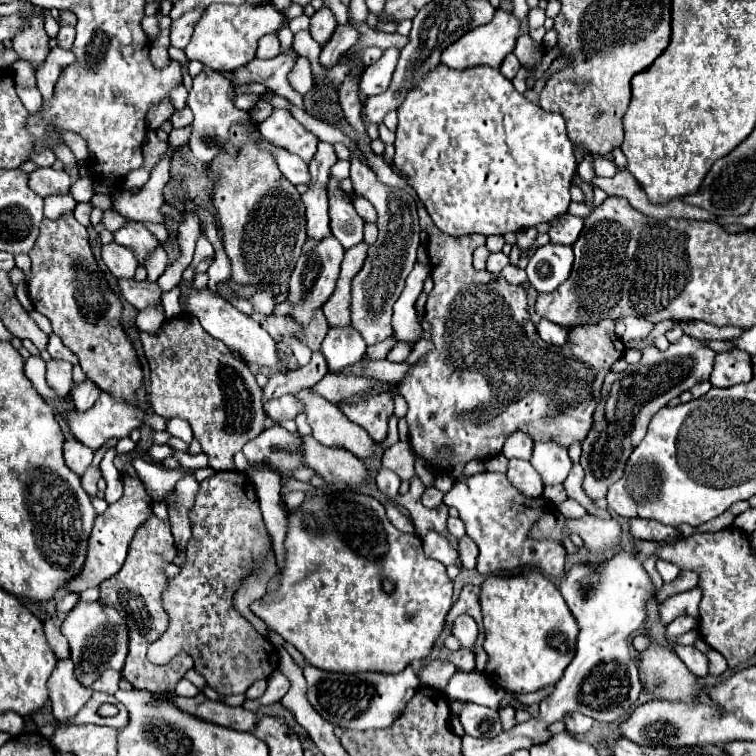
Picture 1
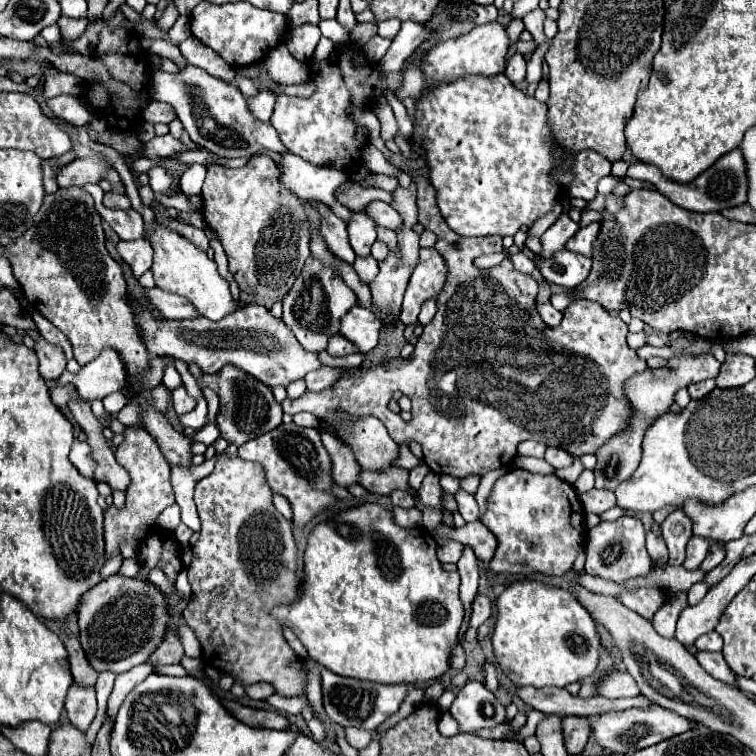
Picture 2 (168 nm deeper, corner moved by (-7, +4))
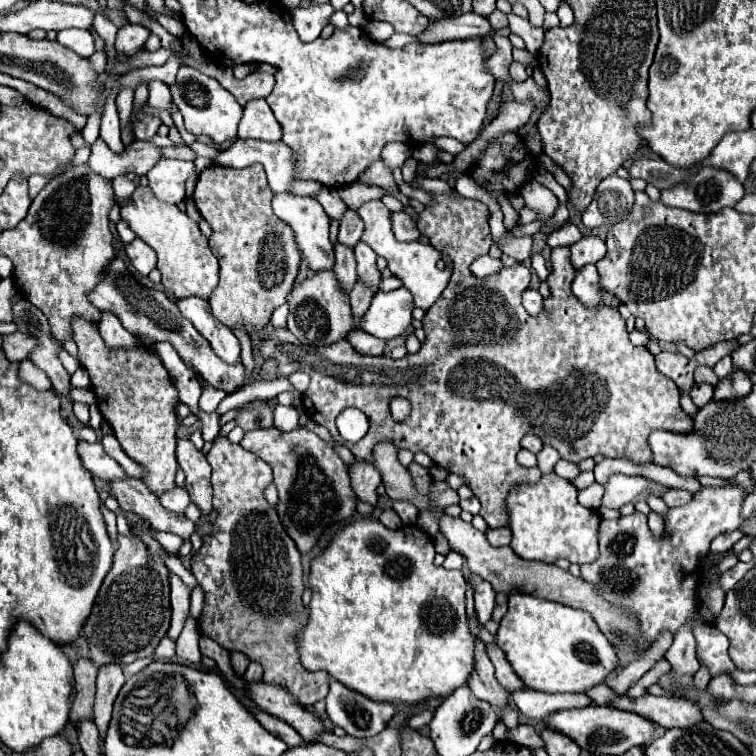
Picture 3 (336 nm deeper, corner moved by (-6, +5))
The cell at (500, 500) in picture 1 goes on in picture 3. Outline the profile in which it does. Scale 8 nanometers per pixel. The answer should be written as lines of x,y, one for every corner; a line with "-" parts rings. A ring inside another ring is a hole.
552,474
542,476
538,484
522,484
512,488
508,496
508,516
512,528
512,544
510,548
524,560
538,562
556,562
558,558
566,558
574,564
588,564
598,558
598,530
600,530
600,514
598,510
584,508
576,500
578,490
564,478

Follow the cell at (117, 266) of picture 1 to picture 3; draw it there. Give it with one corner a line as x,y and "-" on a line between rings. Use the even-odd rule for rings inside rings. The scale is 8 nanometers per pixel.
136,238
132,244
126,244
126,254
132,266
144,276
148,276
156,268
156,252
140,238

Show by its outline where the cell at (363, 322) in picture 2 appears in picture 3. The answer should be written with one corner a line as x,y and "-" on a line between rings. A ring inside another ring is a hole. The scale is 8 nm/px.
404,286
392,292
378,292
362,318
360,328
384,340
402,336
412,322
412,310
414,300

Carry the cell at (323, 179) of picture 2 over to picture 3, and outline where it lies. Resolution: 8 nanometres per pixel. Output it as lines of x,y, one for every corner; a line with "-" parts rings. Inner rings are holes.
238,138
228,150
222,150
214,164
230,166
230,168
244,168
250,164
260,162
266,170
268,184
272,192
286,192
290,182
294,180
294,164
292,164
292,150
284,142
264,142
264,140
242,140

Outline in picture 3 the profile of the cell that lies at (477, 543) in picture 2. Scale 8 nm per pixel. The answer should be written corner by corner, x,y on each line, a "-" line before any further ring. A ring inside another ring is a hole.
496,528
496,530
486,530
486,538
492,546
508,546
512,540
510,528

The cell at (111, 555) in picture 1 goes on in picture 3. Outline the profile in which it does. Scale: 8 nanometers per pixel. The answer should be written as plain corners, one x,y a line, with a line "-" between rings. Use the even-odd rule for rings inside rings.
82,316
72,318
72,338
78,344
78,360
90,376
98,408
112,426
122,450
146,468
144,482
148,482
148,488
156,496
174,488
174,474
178,468
176,430
180,424
176,406
180,400
160,356
144,346
108,348
100,338
98,324

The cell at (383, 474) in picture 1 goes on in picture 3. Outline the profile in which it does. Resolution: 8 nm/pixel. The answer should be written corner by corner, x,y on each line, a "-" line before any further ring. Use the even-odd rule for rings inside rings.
394,502
394,510
396,510
396,514
402,518
402,522
406,526
414,526
416,524
418,512
416,512
416,508
412,508
412,504
408,504
408,502

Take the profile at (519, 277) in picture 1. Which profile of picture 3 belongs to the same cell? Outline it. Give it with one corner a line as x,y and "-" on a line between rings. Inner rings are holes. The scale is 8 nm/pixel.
506,230
506,234
496,240
496,244
504,254
516,258
518,262
524,262
532,250
532,236
514,236
512,230

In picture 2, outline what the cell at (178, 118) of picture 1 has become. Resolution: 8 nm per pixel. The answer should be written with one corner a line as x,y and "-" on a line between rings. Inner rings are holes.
153,99
145,107
143,117
149,123
171,123
173,119
177,119
177,113
175,113
175,109
169,103
161,103
161,101
155,101

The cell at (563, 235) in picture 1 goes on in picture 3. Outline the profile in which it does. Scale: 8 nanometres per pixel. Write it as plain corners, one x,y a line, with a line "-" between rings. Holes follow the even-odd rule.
584,236
580,242
570,246
570,262
576,270
584,268
586,264
596,264
606,256
606,244
596,236

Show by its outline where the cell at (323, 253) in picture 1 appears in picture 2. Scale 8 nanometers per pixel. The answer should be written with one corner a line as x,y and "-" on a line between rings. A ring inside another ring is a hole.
309,257
305,263
305,269
293,283
291,291
283,299
283,323
293,331
297,341
307,351
323,351
329,337
337,335
339,319
355,305
357,297
355,293
345,285
345,281
339,277
337,269
325,265
317,257

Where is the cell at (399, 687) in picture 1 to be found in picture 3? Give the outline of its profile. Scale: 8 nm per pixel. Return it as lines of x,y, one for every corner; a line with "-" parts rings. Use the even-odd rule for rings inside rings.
332,680
330,692
326,696
326,712
336,726
346,730
346,734
368,738
376,736
388,726
394,716
394,706
374,704
372,700

